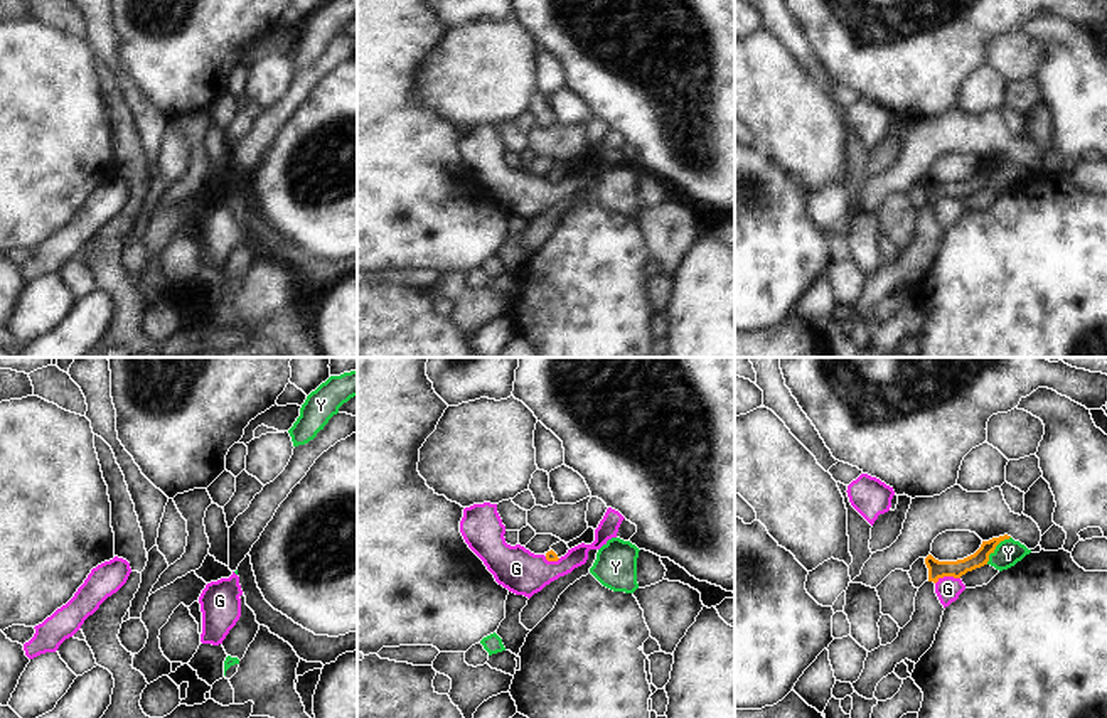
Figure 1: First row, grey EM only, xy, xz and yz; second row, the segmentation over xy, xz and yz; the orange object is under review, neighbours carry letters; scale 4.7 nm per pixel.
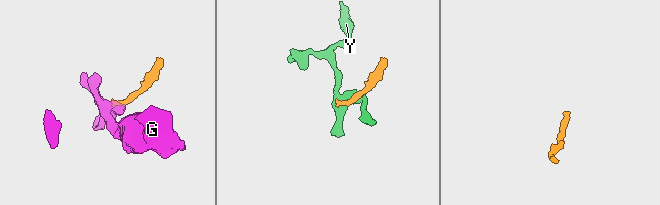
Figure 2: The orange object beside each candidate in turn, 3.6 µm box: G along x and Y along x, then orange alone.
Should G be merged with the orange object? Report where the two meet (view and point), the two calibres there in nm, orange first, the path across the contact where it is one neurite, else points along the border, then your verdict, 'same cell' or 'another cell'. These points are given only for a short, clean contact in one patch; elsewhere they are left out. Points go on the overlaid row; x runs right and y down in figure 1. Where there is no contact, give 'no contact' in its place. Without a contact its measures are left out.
contact yz (947, 575); calibres 80 and 120 nm; border yz (959, 577), (942, 577), (935, 584); another cell

